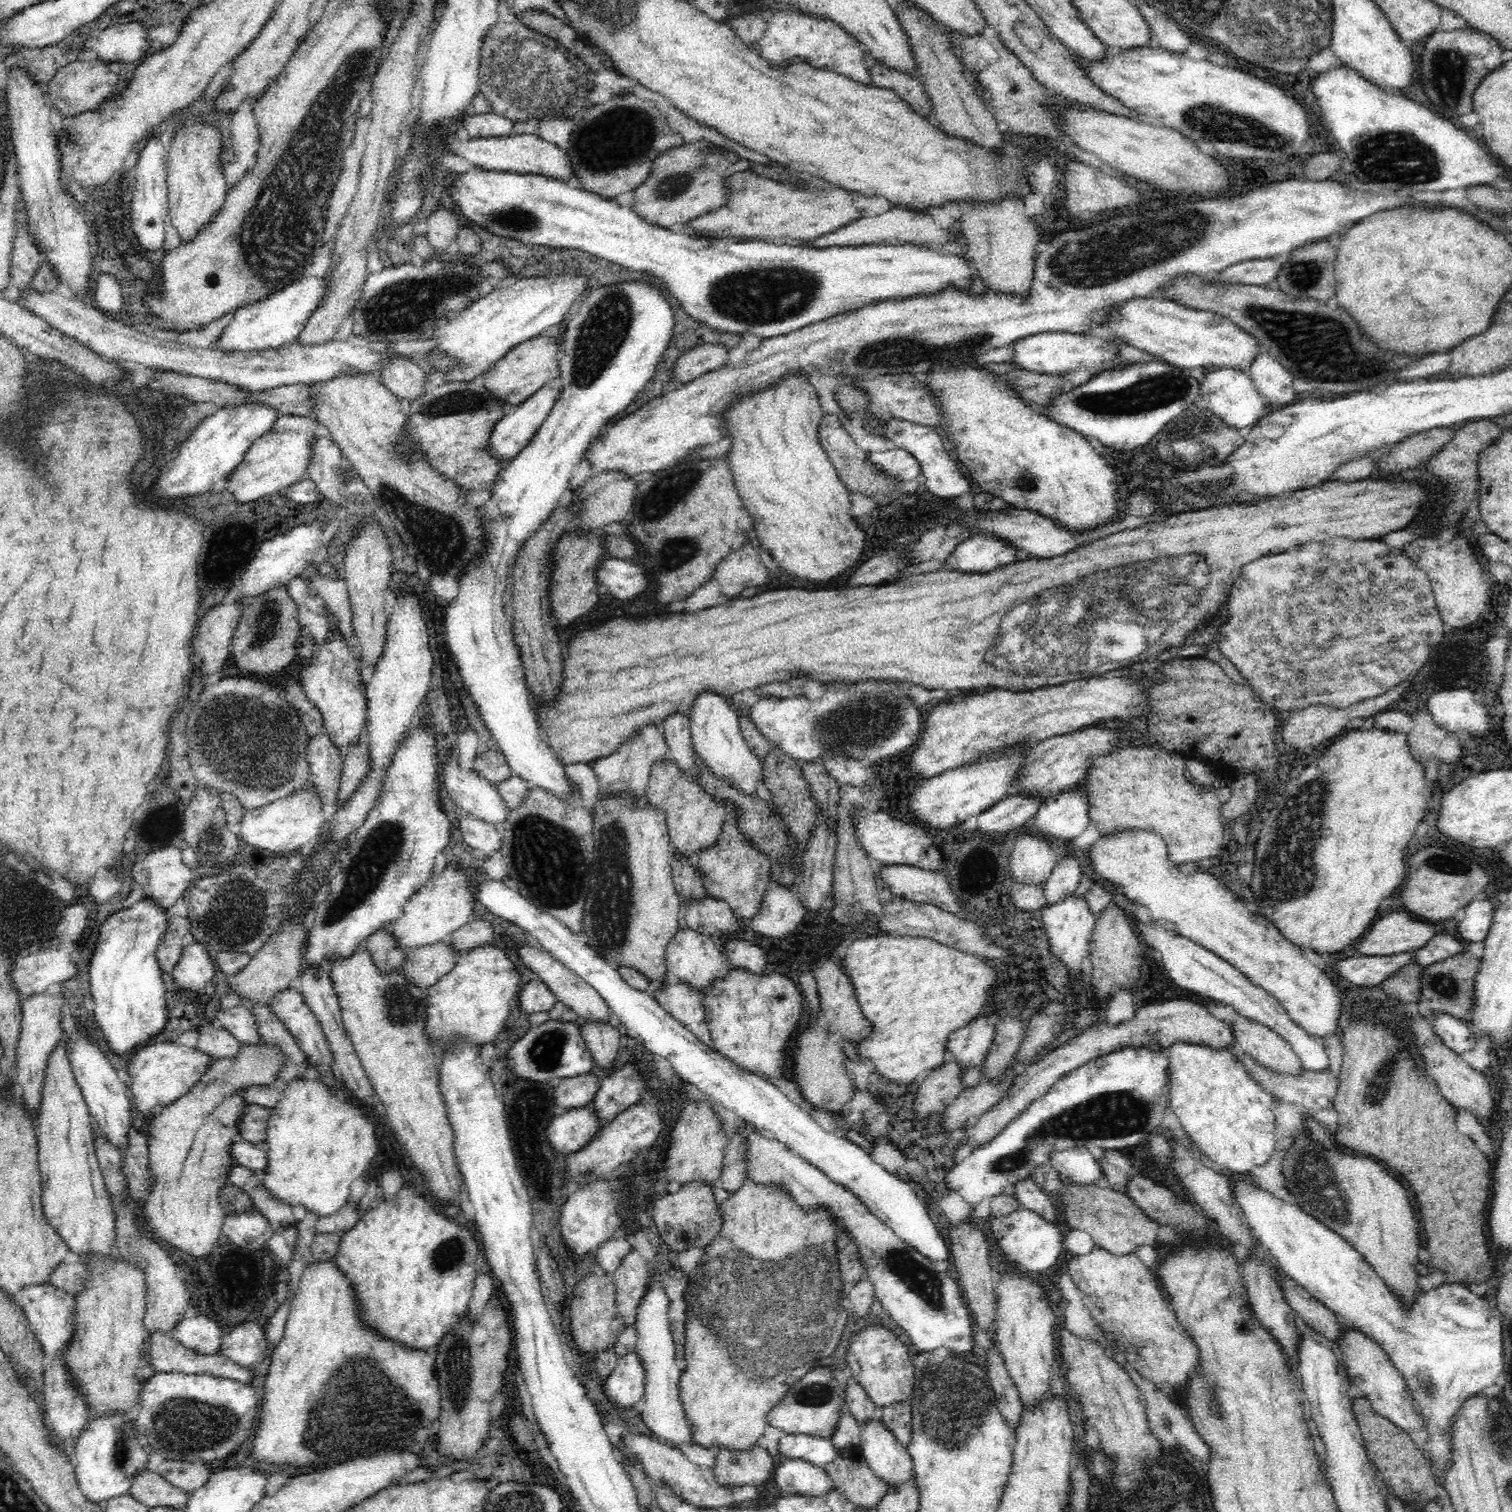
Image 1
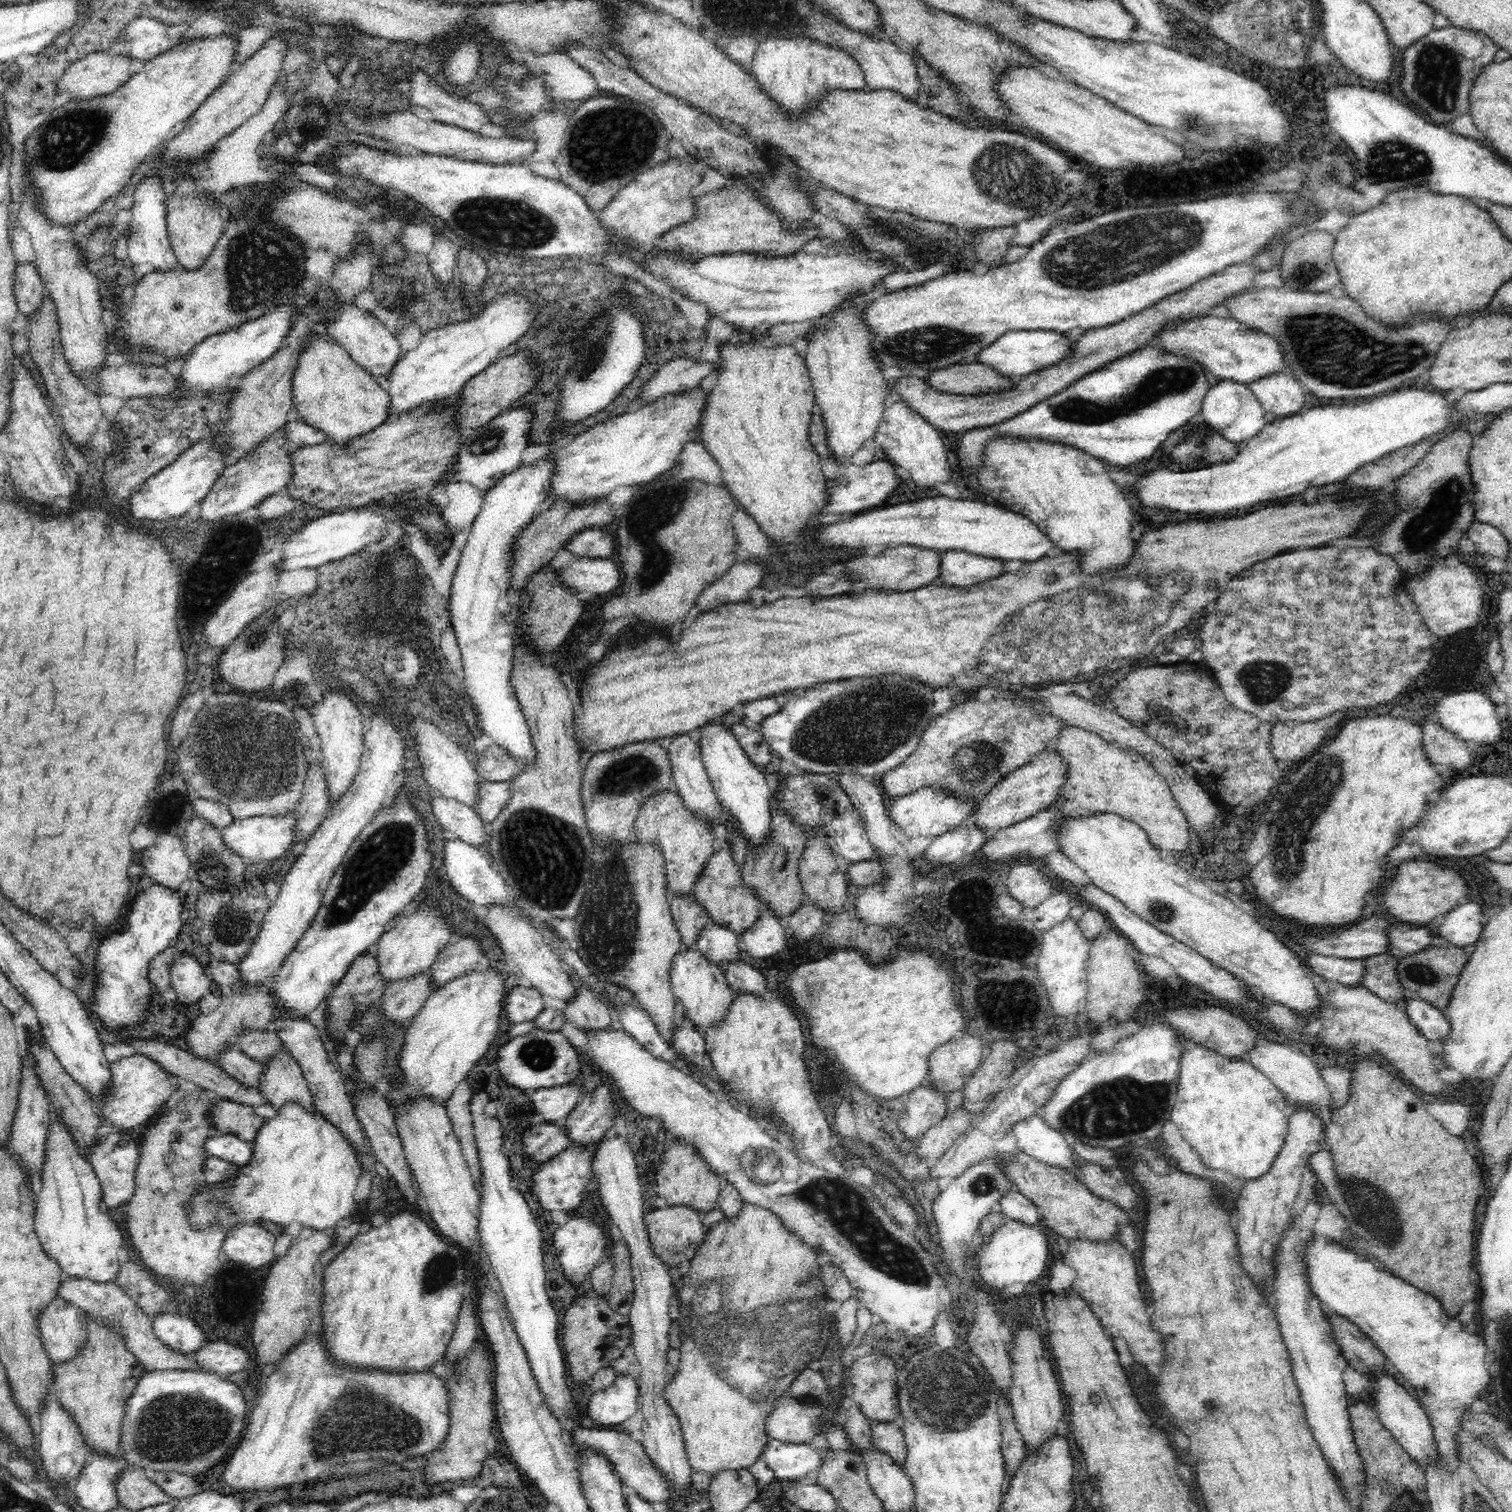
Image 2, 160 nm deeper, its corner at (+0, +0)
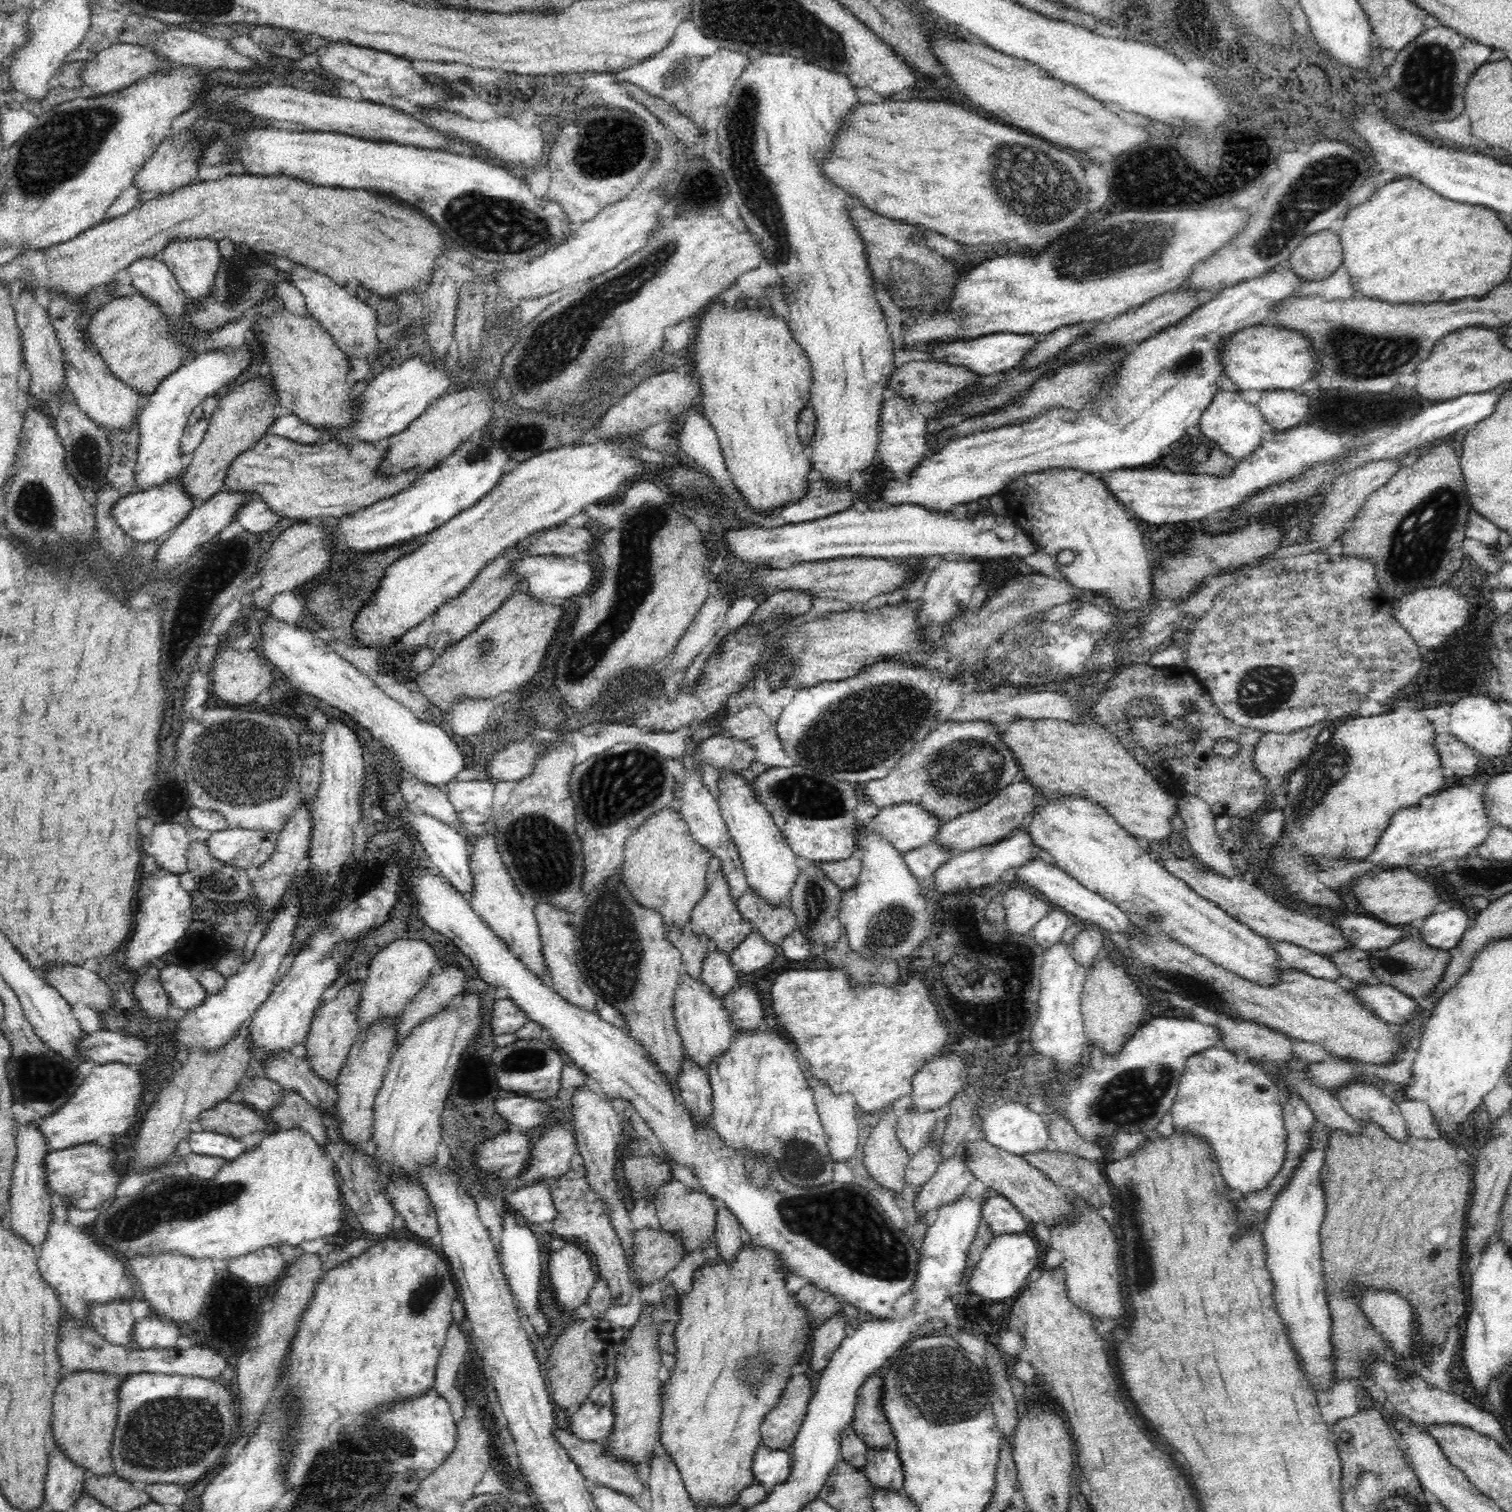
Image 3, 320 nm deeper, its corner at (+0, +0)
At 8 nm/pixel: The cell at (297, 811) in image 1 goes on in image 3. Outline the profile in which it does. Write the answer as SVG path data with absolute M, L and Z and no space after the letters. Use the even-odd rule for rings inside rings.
M233 827L211 833L207 839L212 858L236 868L259 867L272 858L279 833L276 830L248 830Z

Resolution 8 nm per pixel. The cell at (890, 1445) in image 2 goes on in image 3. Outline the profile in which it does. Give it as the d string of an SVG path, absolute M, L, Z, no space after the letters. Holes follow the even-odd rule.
M894 1445L886 1448L870 1448L862 1469L867 1480L875 1488L891 1487L892 1490L903 1488L904 1471Z

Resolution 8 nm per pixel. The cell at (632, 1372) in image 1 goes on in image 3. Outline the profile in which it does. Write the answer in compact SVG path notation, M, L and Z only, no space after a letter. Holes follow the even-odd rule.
M588 1400L571 1416L568 1429L576 1438L587 1439L588 1442L598 1442L606 1439L614 1424L614 1404L596 1405Z

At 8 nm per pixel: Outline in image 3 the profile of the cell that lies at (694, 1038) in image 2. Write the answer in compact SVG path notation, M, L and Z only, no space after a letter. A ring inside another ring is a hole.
M686 1055L681 1064L680 1074L676 1078L680 1097L699 1122L712 1117L713 1092L707 1074L708 1072L704 1071L700 1064L694 1063L694 1060Z

